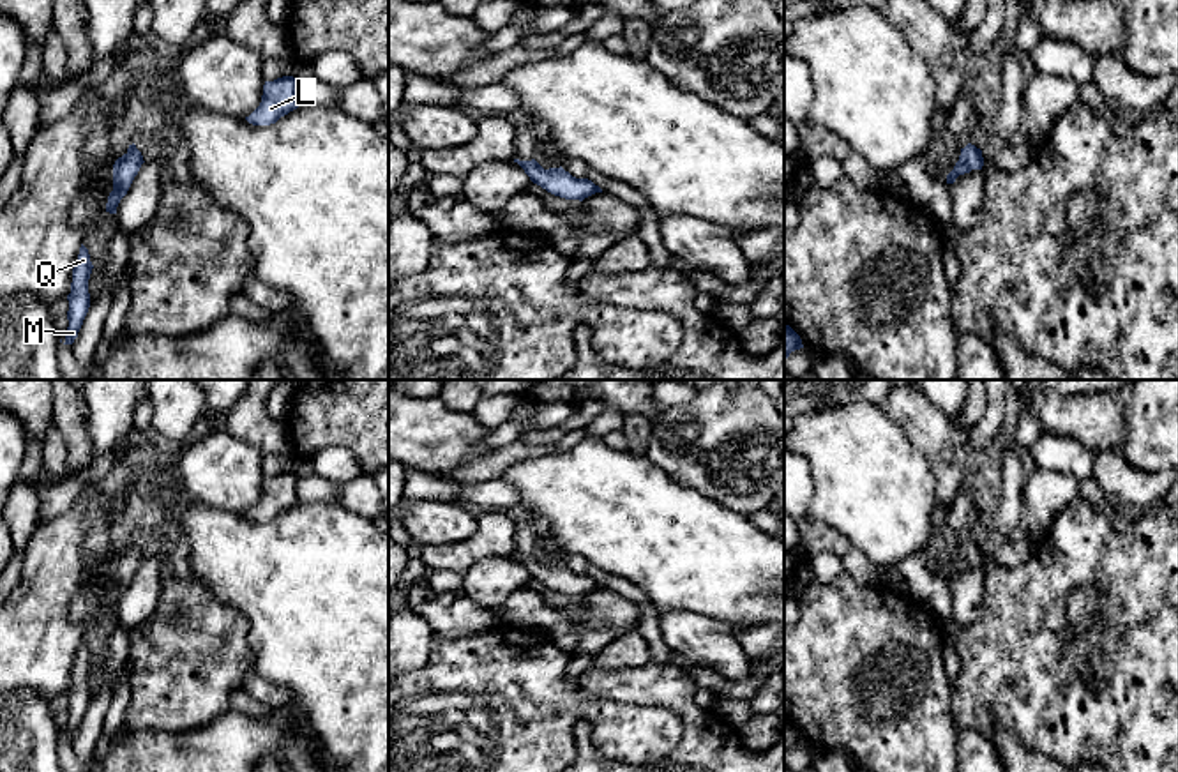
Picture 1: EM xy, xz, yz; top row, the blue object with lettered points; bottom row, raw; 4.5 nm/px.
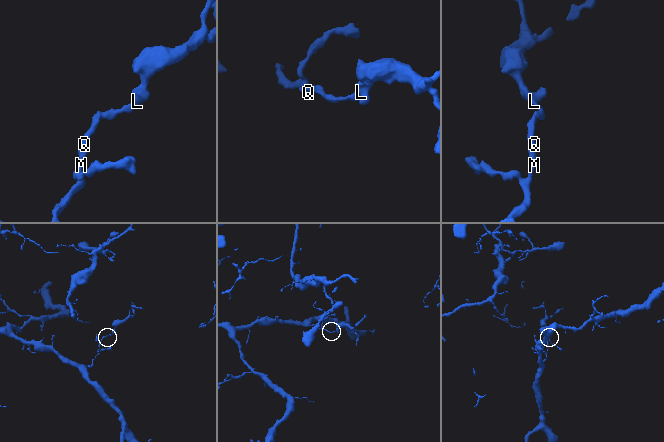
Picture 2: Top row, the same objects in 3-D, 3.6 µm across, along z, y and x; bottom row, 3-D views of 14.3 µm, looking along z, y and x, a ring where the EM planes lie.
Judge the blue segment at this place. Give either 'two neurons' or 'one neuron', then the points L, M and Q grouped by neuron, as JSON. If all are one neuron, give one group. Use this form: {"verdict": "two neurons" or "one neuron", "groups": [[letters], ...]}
{"verdict": "two neurons", "groups": [["L"], ["M", "Q"]]}

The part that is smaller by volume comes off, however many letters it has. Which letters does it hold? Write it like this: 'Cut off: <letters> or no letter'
Cut off: L

